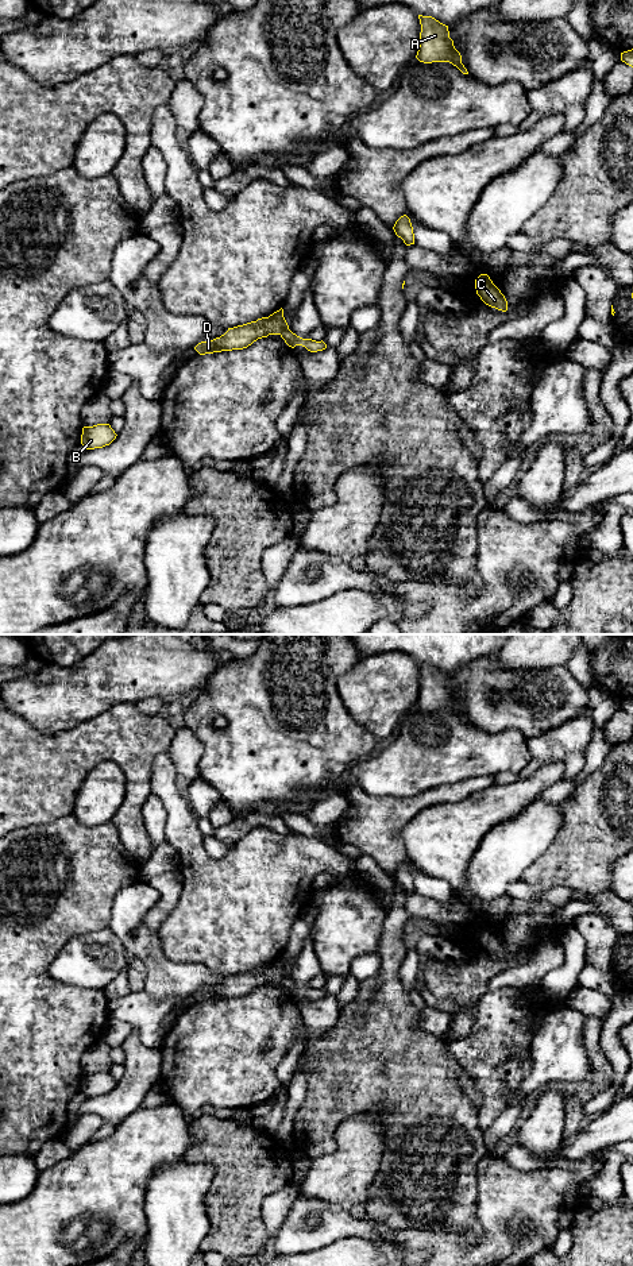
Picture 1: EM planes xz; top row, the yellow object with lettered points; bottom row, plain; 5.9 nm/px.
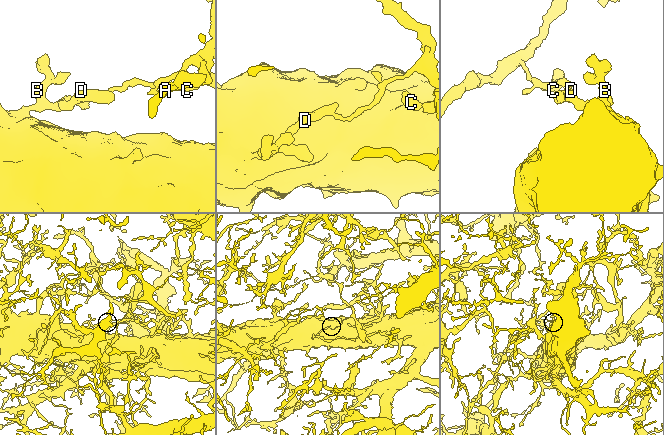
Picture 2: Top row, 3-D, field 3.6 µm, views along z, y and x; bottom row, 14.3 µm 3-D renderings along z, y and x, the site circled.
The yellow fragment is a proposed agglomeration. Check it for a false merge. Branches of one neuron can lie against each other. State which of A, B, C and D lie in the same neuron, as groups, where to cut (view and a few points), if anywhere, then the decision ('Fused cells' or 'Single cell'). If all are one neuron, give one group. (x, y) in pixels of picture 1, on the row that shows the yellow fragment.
Groups: A / B C D. Split along xz (288, 327), (280, 334). Fused cells

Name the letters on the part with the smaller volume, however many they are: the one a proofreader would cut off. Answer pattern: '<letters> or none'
A

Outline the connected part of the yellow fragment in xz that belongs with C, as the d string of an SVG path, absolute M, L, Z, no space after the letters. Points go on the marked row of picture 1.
M480 274L475 279L475 289L476 294L480 300L498 310L506 312L507 310L507 301L501 290L493 283L487 274Z

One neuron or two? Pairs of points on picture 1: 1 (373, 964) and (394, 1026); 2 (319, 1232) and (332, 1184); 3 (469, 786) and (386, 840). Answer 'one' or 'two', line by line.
1: two
2: two
3: one

